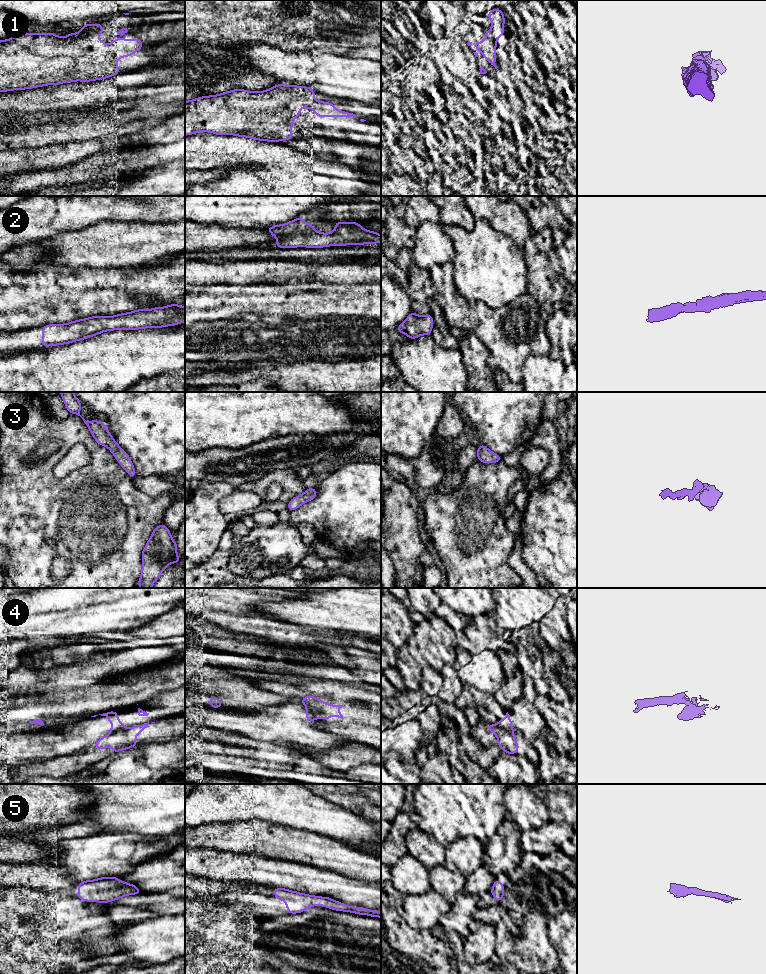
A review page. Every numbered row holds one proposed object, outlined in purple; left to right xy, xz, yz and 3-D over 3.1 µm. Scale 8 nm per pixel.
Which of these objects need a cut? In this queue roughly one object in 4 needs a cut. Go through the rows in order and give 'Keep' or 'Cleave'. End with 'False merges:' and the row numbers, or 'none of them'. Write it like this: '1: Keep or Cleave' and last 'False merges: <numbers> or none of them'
1: Keep
2: Keep
3: Keep
4: Cleave
5: Keep
False merges: 4

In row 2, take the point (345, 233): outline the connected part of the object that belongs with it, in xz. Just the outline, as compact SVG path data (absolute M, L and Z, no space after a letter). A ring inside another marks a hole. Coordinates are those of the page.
M300 216L281 225L266 228L278 241L279 248L322 248L328 246L363 245L381 242L381 235L365 230L357 222L335 222L331 233L317 232L312 224L307 224Z

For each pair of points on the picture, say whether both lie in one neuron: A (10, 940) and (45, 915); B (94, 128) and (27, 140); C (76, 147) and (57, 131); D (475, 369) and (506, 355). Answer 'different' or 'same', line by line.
A: same
B: same
C: different
D: different

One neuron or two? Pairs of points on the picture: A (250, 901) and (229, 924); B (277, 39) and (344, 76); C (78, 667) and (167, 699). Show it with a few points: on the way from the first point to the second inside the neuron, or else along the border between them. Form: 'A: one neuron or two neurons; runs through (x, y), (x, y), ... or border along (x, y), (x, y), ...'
A: two neurons; border along (222, 901), (243, 904), (259, 917)
B: two neurons; border along (275, 46), (281, 49), (302, 51), (311, 49)
C: two neurons; border along (174, 688), (168, 691), (159, 691), (138, 704)

